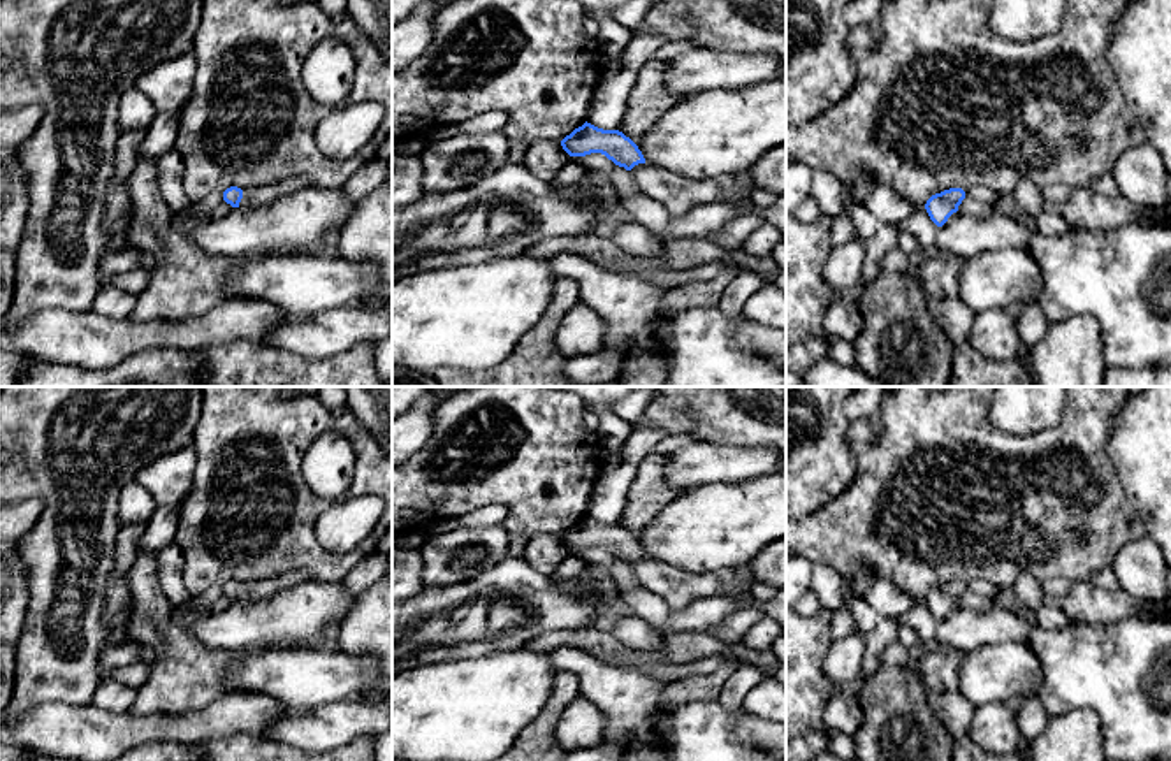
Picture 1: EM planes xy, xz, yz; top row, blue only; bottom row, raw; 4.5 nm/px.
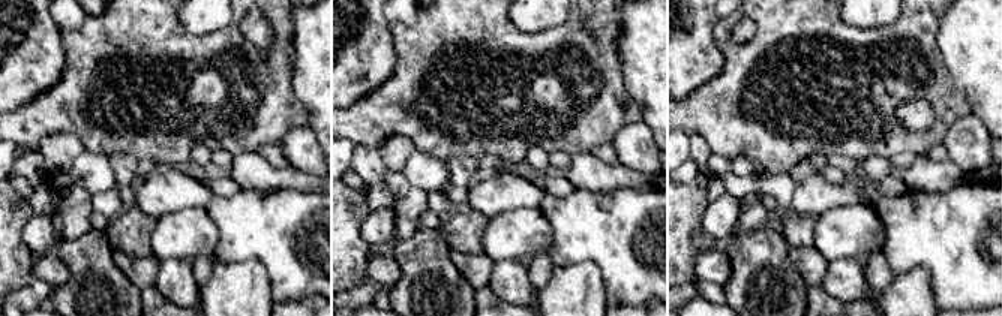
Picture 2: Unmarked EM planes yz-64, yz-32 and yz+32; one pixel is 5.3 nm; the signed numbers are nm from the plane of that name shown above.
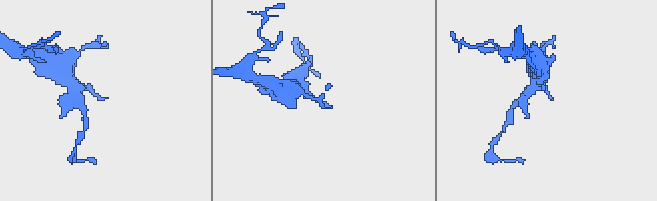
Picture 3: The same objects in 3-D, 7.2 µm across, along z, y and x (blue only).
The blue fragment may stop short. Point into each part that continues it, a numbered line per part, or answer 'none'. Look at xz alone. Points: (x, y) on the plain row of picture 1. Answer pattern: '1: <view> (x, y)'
1: xz (679, 587)

